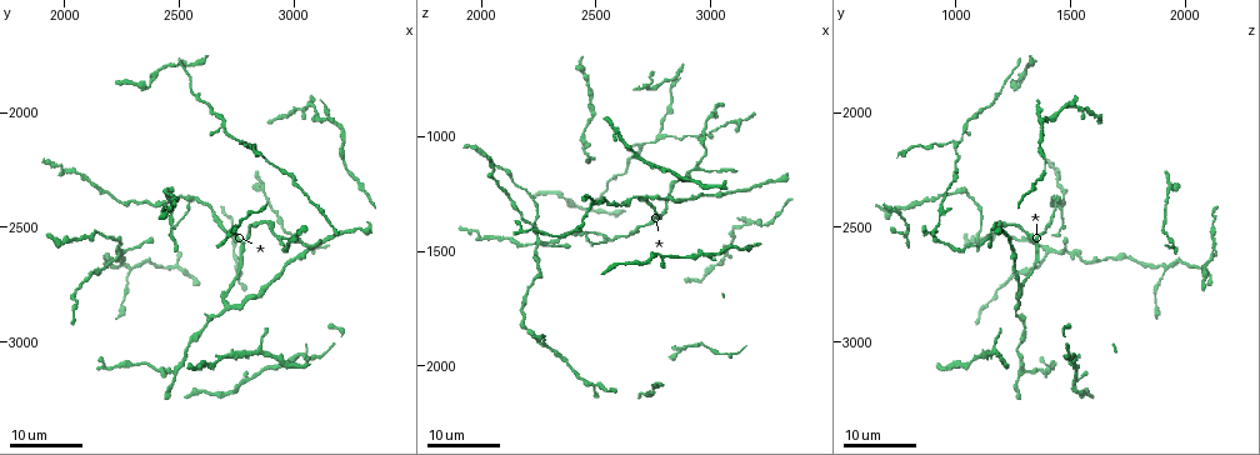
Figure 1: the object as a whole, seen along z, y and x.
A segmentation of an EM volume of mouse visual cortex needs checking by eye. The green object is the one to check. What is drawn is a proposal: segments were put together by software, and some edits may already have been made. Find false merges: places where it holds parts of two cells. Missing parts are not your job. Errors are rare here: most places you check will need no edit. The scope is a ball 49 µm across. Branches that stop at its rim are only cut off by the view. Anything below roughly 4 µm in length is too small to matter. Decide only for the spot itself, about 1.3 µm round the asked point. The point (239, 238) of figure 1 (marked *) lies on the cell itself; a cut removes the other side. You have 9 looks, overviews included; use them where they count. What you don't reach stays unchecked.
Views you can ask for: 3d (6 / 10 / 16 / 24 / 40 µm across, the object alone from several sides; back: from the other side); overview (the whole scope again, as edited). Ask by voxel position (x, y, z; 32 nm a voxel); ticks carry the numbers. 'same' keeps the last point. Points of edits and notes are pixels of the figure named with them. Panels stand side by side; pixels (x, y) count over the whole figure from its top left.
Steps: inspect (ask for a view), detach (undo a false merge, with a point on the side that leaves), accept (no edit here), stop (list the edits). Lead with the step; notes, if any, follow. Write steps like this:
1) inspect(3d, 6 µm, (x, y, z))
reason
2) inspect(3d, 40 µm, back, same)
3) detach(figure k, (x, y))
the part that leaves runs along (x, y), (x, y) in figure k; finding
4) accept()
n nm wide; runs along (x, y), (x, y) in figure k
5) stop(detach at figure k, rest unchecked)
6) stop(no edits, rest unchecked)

inspect(3d, 24 µm, (2780, 2120, 980))
two arms in line, one across

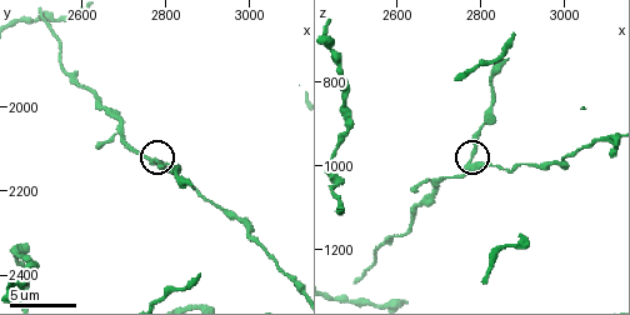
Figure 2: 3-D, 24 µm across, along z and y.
inspect(3d, 6 µm, (2775, 2130, 995))

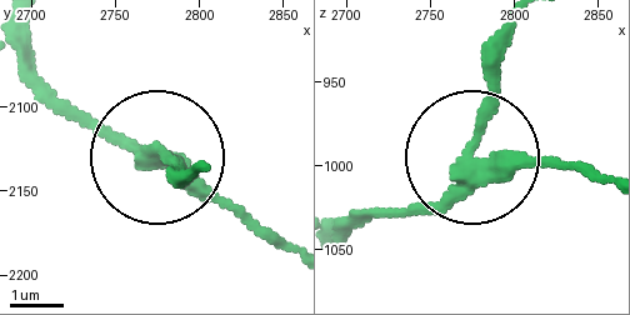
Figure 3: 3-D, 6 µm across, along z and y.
accept()
3 arms; continuous, no second cell

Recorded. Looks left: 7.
inspect(3d, 24 µm, (2730, 2520, 770))
sharp bend

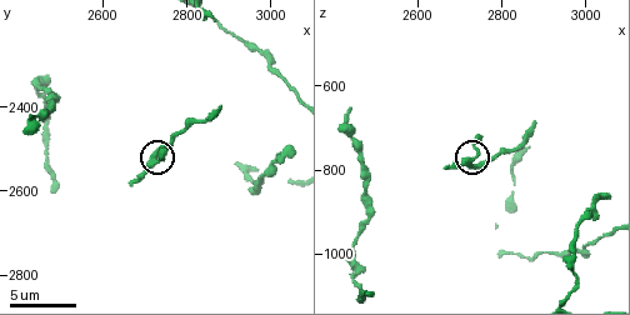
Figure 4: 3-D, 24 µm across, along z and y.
inspect(3d, 6 µm, (2735, 2525, 775))

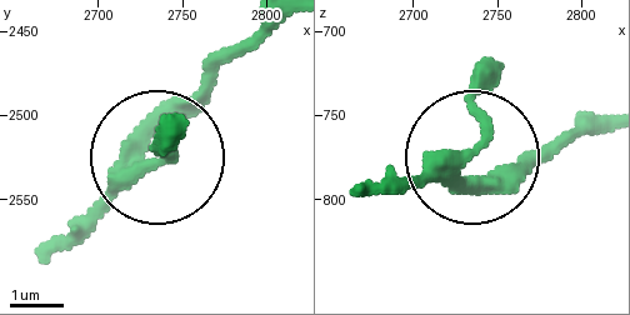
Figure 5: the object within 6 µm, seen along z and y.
inspect(3d, 6 µm, back, (2730, 2528, 778))

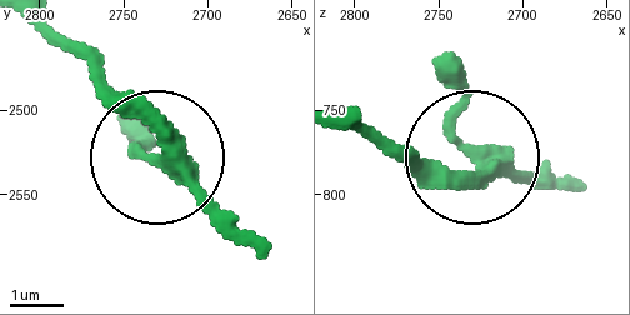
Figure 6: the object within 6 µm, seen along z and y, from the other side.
accept()
290 nm wide; one cell here

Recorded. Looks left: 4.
inspect(3d, 24 µm, (2940, 2540, 1130))

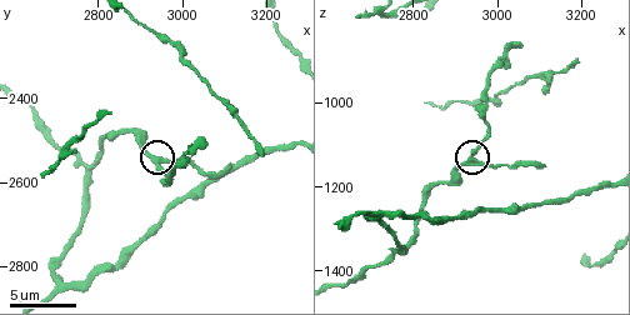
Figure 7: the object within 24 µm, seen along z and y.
inspect(3d, 10 µm, (2935, 2550, 1135))

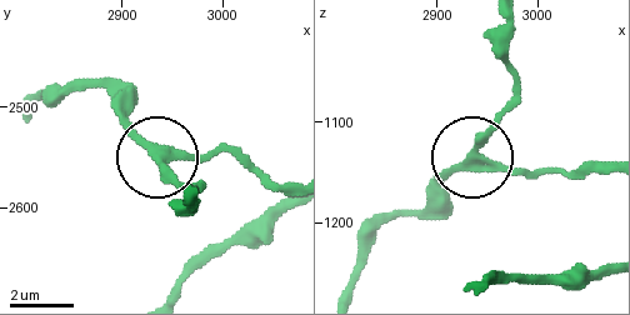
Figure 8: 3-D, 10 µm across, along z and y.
accept()
runs along (353, 289), (368, 240), (416, 214), (465, 165), (551, 168) in figure 8; one cell here

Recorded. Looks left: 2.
inspect(3d, 10 µm, (2450, 2340, 1035))

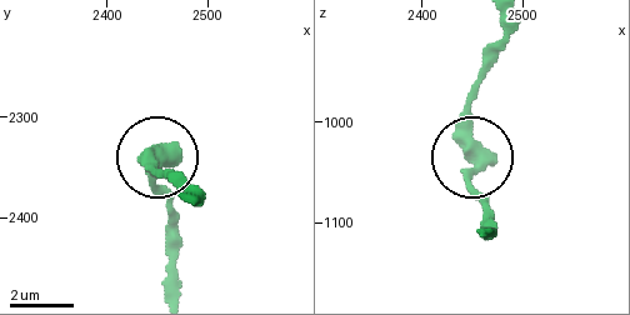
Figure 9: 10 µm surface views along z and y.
accept()
side arm 10 µm; all the same cell

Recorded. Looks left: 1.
stop(no edits, rest unchecked)

